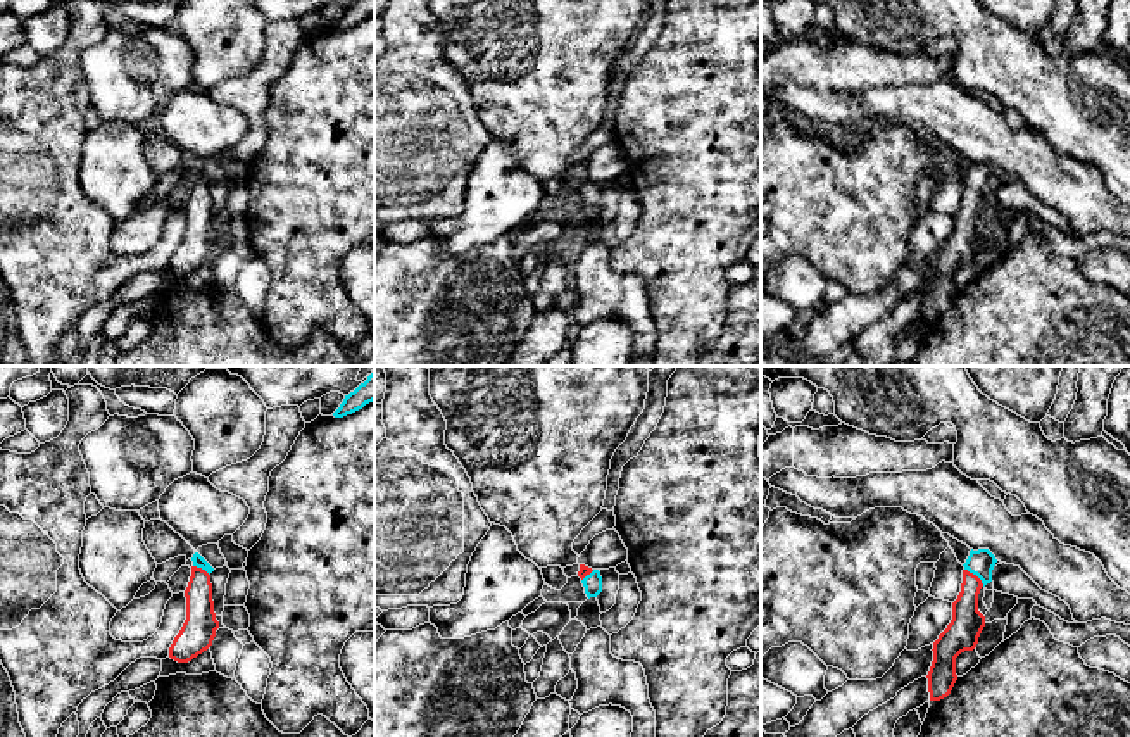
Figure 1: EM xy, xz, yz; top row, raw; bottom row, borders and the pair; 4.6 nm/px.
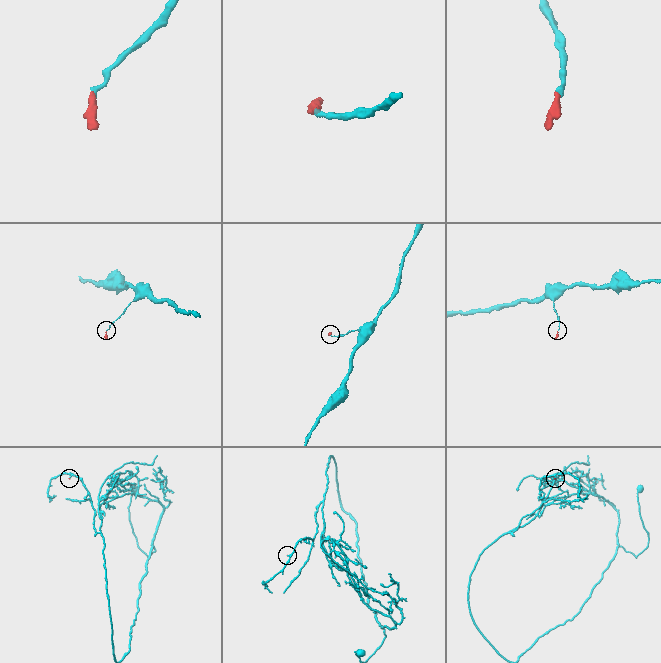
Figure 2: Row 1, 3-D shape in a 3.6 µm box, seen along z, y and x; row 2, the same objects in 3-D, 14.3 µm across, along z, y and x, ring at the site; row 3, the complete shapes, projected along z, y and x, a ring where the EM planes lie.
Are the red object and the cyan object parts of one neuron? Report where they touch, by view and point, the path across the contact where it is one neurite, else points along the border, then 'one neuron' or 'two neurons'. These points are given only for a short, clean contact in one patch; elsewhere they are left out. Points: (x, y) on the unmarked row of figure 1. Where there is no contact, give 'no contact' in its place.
contact yz (975, 188); way yz (966, 237), (966, 214), (975, 188), (982, 175); one neuron

